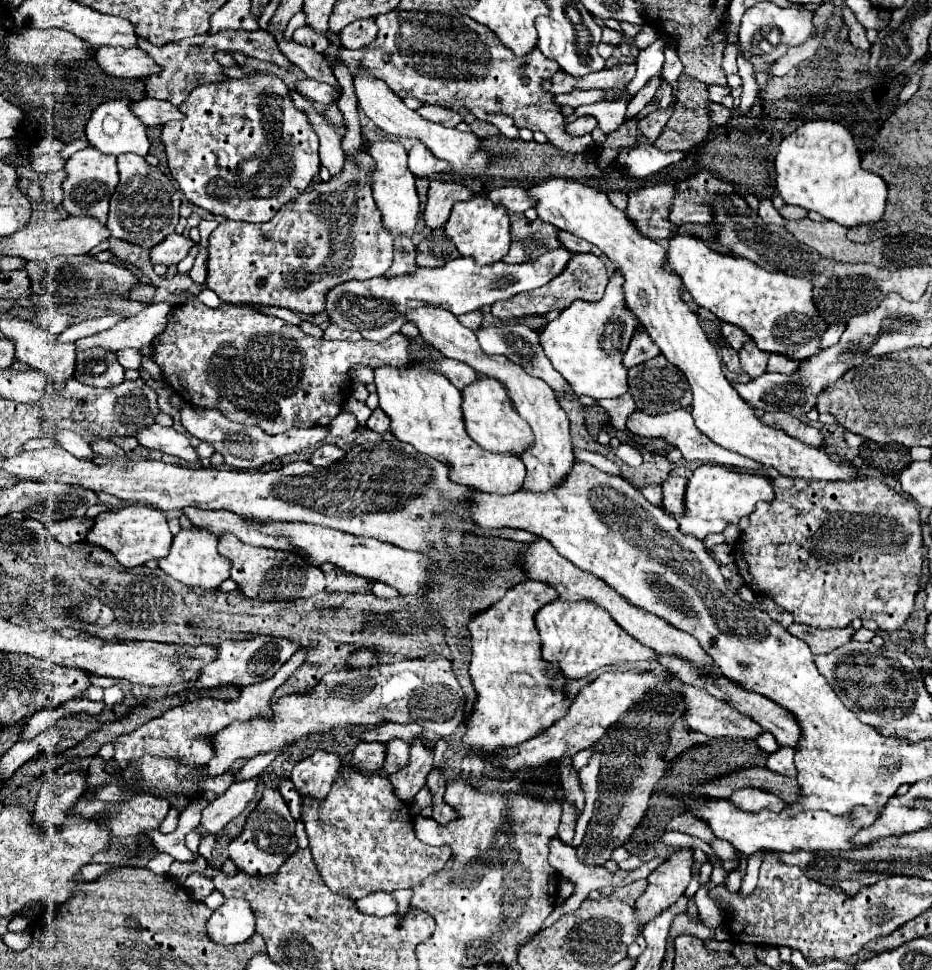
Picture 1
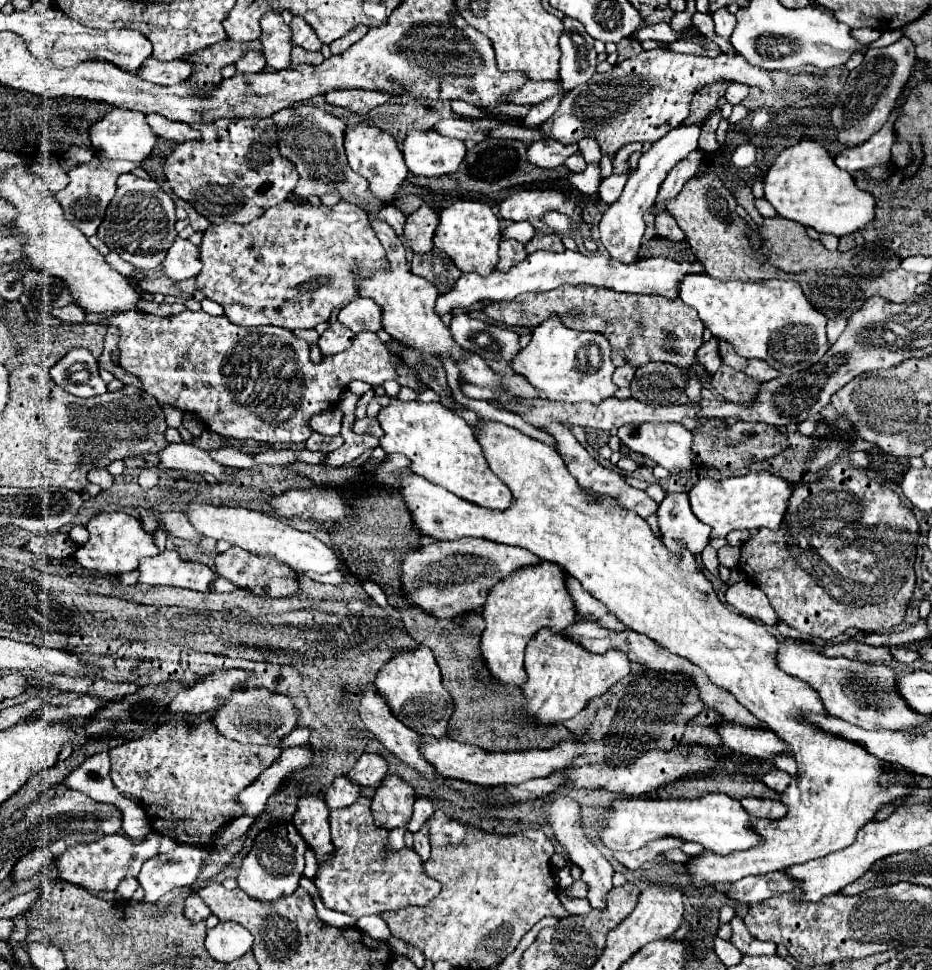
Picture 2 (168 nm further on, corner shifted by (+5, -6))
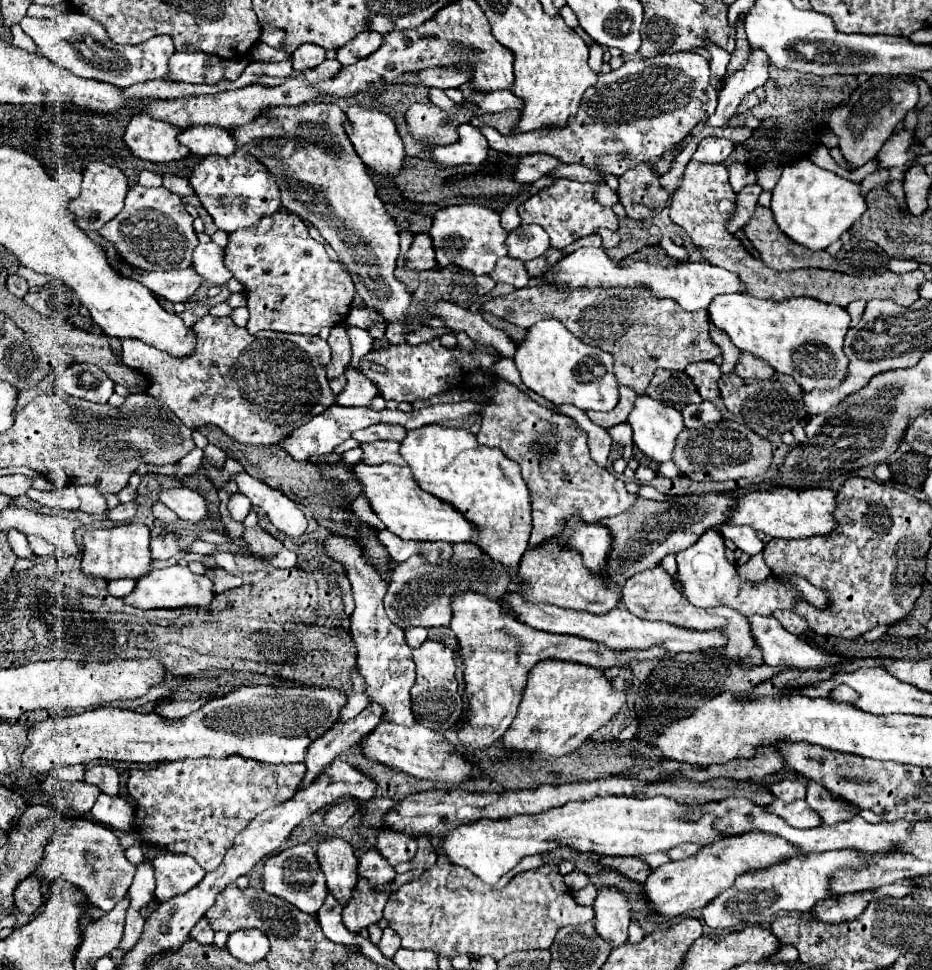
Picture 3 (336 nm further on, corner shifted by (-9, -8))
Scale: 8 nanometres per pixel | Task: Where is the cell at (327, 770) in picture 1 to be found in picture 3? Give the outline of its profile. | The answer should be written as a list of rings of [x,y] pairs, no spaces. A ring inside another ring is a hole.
[[[328,837],[318,847],[318,863],[322,873],[326,875],[326,887],[336,895],[336,901],[344,907],[358,881],[356,873],[356,855],[350,843],[338,837]]]

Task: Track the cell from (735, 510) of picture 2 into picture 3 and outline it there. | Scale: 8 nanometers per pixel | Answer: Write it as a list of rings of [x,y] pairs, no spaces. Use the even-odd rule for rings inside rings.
[[[762,489],[762,491],[748,491],[740,493],[736,499],[736,509],[730,511],[730,525],[750,525],[754,531],[762,531],[768,537],[782,537],[782,539],[800,539],[800,537],[814,537],[814,535],[830,535],[838,521],[834,519],[836,509],[836,491],[834,489]]]

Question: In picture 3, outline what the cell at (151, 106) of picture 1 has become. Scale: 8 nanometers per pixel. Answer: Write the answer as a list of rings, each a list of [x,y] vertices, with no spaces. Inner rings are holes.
[[[200,125],[190,127],[178,135],[180,143],[186,145],[194,155],[220,155],[228,157],[236,151],[236,141],[228,129],[220,129],[218,125]]]

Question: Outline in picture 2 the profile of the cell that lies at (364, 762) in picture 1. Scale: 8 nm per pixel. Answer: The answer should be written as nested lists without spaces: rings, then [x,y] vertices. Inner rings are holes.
[[[338,775],[326,791],[326,805],[328,809],[340,809],[352,805],[358,799],[358,795],[360,787],[356,783],[350,783],[348,775]]]

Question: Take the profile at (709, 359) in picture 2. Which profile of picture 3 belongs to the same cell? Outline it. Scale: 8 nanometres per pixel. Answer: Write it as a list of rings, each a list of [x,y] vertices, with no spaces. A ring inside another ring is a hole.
[[[710,361],[692,363],[692,365],[688,365],[688,369],[684,369],[684,373],[688,377],[692,377],[692,383],[696,385],[696,389],[704,401],[716,401],[720,397],[716,383],[722,373],[716,363],[710,363]]]

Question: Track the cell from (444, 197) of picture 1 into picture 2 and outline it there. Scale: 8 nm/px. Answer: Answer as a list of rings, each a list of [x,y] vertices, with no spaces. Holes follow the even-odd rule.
[[[424,203],[408,217],[404,225],[404,235],[410,241],[410,247],[414,249],[414,253],[426,253],[434,247],[432,237],[438,227],[438,215],[440,213],[434,207]]]

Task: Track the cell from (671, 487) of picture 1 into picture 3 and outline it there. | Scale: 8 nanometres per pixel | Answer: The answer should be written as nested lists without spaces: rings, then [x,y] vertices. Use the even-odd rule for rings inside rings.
[[[708,529],[690,549],[684,549],[676,555],[676,561],[678,561],[678,571],[676,571],[676,581],[682,585],[682,593],[684,597],[688,597],[688,601],[696,607],[718,607],[718,605],[728,605],[732,609],[736,609],[738,613],[742,613],[744,617],[748,615],[766,615],[770,617],[776,609],[792,609],[796,605],[798,599],[804,599],[808,601],[812,607],[816,609],[826,609],[830,605],[830,597],[828,597],[828,591],[820,589],[820,587],[814,587],[810,581],[806,581],[804,577],[796,577],[796,575],[790,575],[788,579],[786,577],[780,577],[780,575],[774,575],[770,573],[764,581],[758,581],[758,583],[752,583],[752,581],[742,581],[738,571],[736,571],[736,563],[730,563],[726,559],[726,547],[724,547],[724,537],[716,531],[716,529]]]

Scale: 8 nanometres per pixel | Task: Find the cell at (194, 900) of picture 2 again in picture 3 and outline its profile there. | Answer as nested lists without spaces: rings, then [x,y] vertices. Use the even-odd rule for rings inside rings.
[[[200,919],[200,921],[196,923],[196,929],[192,929],[190,939],[196,941],[196,943],[200,943],[200,945],[210,945],[210,943],[212,943],[214,931],[212,931],[212,927],[208,925],[206,919]]]

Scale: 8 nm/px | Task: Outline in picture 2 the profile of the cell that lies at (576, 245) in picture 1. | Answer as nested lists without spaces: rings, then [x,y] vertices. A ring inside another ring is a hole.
[[[536,231],[536,237],[530,239],[530,243],[526,245],[526,249],[528,249],[528,253],[534,253],[534,251],[538,250],[560,253],[565,251],[566,247],[564,247],[562,239],[558,239],[558,235],[546,235],[546,233],[538,233]]]

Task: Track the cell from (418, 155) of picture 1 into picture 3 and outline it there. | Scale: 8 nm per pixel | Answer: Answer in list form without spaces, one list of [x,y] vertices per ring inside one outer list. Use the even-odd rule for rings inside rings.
[[[460,125],[460,139],[446,147],[434,147],[432,161],[442,165],[478,165],[488,155],[488,141],[478,127]]]

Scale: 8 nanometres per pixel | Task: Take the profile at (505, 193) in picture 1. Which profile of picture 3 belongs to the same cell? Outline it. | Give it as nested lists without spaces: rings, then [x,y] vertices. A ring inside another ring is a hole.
[[[558,179],[550,187],[538,191],[534,197],[530,197],[526,203],[518,207],[518,215],[522,223],[534,223],[546,229],[550,235],[552,247],[554,249],[564,249],[572,241],[584,237],[584,235],[594,235],[598,229],[610,229],[618,231],[618,219],[612,209],[602,207],[596,199],[596,185],[594,183],[580,183],[580,181],[570,181],[570,179]]]

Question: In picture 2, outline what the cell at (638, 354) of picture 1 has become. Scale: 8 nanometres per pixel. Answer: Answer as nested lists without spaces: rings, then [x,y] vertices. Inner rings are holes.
[[[622,365],[614,371],[612,381],[618,385],[618,391],[616,391],[614,397],[618,397],[618,399],[628,399],[630,397],[630,381],[634,377],[634,371],[636,371],[636,367],[626,367],[626,365]]]

